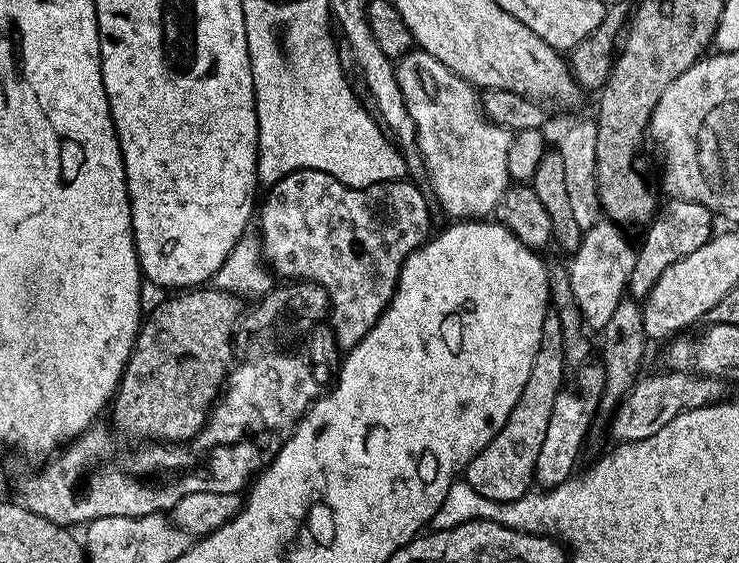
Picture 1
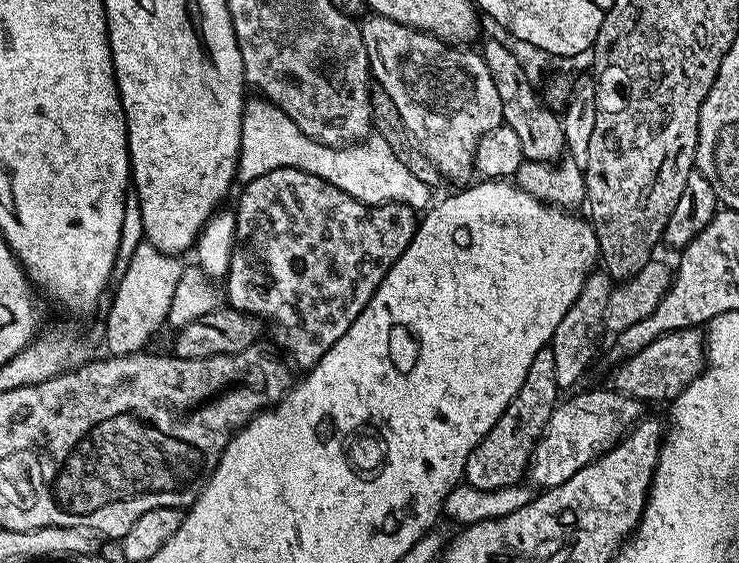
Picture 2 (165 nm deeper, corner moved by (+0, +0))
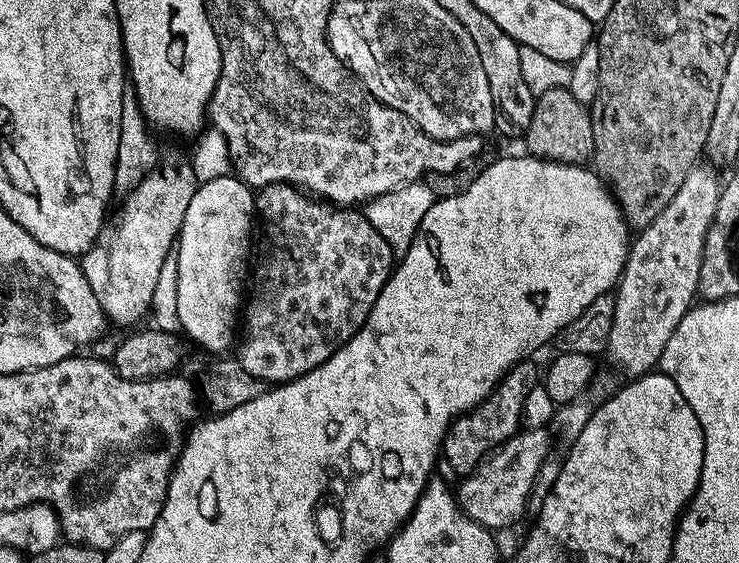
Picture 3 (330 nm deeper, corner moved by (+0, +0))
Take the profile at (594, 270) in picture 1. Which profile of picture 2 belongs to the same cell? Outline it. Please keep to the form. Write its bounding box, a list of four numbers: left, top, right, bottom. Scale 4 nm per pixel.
[551,270,614,389]

